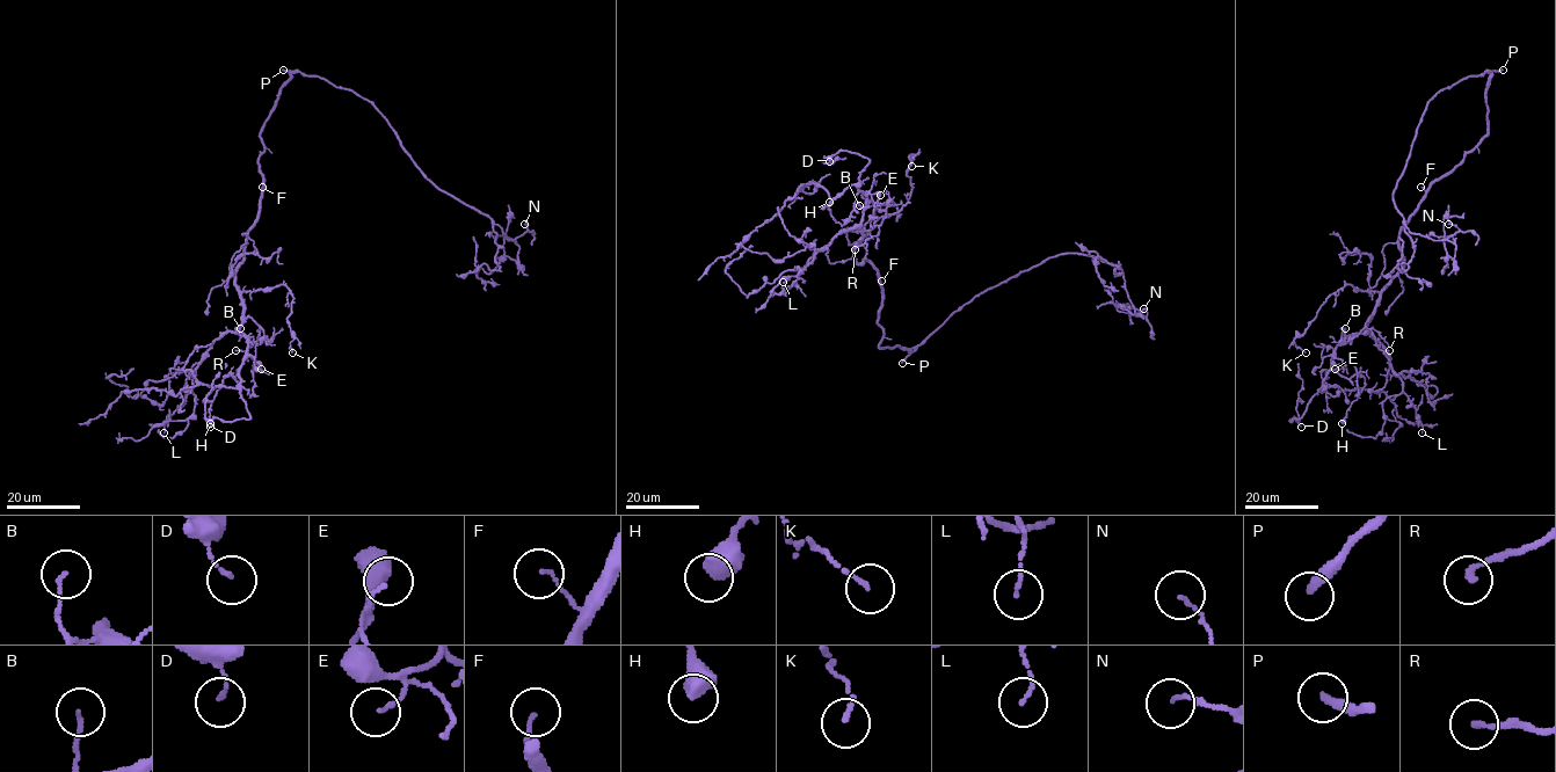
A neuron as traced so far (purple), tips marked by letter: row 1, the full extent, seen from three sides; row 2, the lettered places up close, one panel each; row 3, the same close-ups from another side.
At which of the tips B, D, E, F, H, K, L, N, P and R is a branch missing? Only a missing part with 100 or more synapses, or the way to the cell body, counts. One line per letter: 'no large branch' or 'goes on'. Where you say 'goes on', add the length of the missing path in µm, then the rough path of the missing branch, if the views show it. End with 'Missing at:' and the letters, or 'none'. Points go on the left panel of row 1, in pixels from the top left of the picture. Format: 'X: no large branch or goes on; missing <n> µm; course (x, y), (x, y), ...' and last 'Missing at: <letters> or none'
B: no large branch
D: no large branch
E: no large branch
F: no large branch
H: no large branch
K: no large branch
L: no large branch
N: no large branch
P: goes on; missing 60 µm
R: no large branch
Missing at: P

